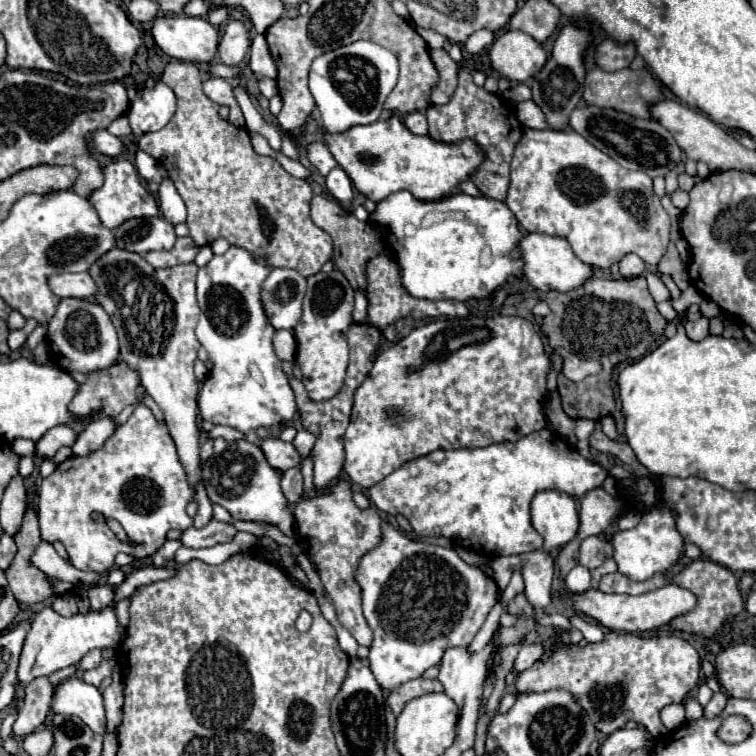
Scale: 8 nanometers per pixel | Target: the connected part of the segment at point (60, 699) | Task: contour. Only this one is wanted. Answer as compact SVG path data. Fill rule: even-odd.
M68 677L54 687L52 713L76 715L96 733L104 733L106 729L102 693L80 677Z

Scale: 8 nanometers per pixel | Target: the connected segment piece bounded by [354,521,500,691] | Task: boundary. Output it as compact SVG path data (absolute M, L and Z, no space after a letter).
M382 521L380 543L360 557L354 579L362 589L364 617L374 631L370 669L386 691L438 665L446 649L466 647L500 595L496 581L464 563L452 547L410 539L388 521Z

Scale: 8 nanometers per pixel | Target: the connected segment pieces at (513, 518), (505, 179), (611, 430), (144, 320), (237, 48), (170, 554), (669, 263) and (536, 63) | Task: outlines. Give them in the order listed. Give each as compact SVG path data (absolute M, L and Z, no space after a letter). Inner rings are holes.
M542 429L534 435L522 437L514 443L498 443L484 449L454 449L434 451L426 457L412 459L400 469L384 477L368 489L370 501L388 515L402 515L412 525L416 537L446 537L454 545L476 551L478 555L520 555L542 547L542 537L530 523L530 501L538 491L562 491L572 497L582 497L586 491L600 487L608 471L592 461L586 461L574 447L554 437L552 431Z
M460 69L458 73L458 89L446 105L430 105L426 109L426 117L430 123L430 137L436 141L462 141L474 139L486 151L486 161L472 175L472 183L486 195L498 201L506 201L506 191L510 185L510 159L516 143L520 141L522 127L514 115L514 107L500 95L488 93L482 87L476 87L468 69Z
M610 415L610 417L600 419L598 423L602 425L602 431L604 431L604 433L606 433L610 439L614 439L614 441L618 441L618 439L620 439L620 435L618 435L618 431L616 431L616 423L614 423L612 415Z
M112 247L108 253L104 253L104 257L98 257L88 273L90 277L96 281L96 293L94 299L98 305L104 307L104 311L110 315L116 331L118 331L118 341L120 341L120 359L124 363L128 363L140 379L140 385L146 389L146 393L158 403L158 407L162 409L164 417L166 417L166 425L168 431L176 443L178 449L178 457L188 473L188 479L192 483L192 487L196 489L196 501L198 501L198 513L194 517L194 527L202 529L210 523L212 519L212 503L208 501L208 495L204 491L204 487L200 485L200 445L198 445L198 425L196 425L196 415L198 415L198 379L194 375L194 361L196 361L196 353L200 349L200 343L194 335L198 317L200 317L200 307L196 301L196 271L198 267L194 263L188 265L174 265L168 269L154 269L148 265L148 261L144 261L144 257L140 257L138 253L130 253L118 247ZM136 281L136 301L132 307L126 305L126 301L122 299L122 289L130 283Z
M230 19L226 23L224 35L220 37L218 57L226 65L240 65L242 59L246 57L248 45L250 45L250 33L246 25L238 19Z
M166 541L166 543L154 553L154 557L152 557L154 567L166 567L166 565L174 559L174 553L176 553L176 549L178 549L180 545L182 545L180 541Z
M670 241L668 251L666 251L666 255L660 259L660 263L658 263L656 269L658 269L660 273L672 275L672 279L674 279L674 283L680 287L680 291L684 291L684 289L690 285L688 275L684 273L684 265L682 265L682 261L680 261L680 255L678 255L678 251L676 251L676 247L674 247L672 241Z
M502 31L488 51L490 65L512 81L534 77L546 63L546 51L524 31Z

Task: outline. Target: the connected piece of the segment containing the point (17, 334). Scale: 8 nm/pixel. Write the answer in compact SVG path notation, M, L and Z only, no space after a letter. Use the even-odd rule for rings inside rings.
M28 319L22 329L10 333L10 335L8 335L8 345L10 345L10 349L12 349L12 351L18 351L18 349L26 343L26 337L32 333L32 329L34 329L36 325L38 325L36 319Z

